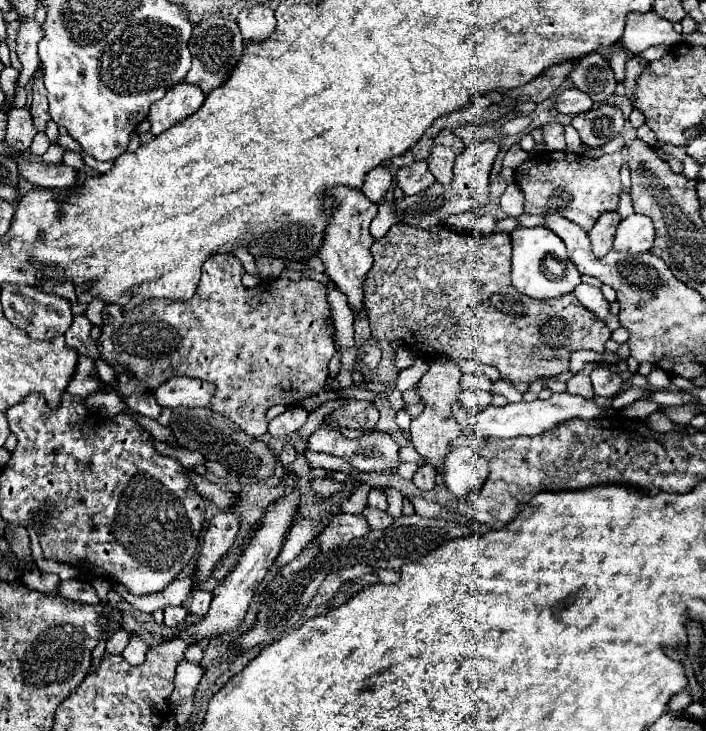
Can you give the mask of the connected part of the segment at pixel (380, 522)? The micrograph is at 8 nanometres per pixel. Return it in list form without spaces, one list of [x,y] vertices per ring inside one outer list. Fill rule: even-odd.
[[[366,506],[362,514],[368,520],[368,526],[372,530],[382,530],[382,528],[388,528],[392,524],[392,518],[388,516],[388,512],[382,512],[382,510],[372,508],[372,506]]]

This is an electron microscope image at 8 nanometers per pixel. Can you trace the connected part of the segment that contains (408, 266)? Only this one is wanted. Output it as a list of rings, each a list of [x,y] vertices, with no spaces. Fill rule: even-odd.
[[[394,224],[386,236],[374,240],[372,244],[372,256],[374,256],[374,266],[368,272],[368,278],[364,282],[364,304],[366,304],[366,316],[370,322],[370,330],[372,330],[372,338],[376,338],[378,342],[396,342],[400,346],[412,348],[412,350],[420,350],[418,356],[422,356],[424,360],[436,360],[436,358],[452,358],[452,360],[478,360],[482,364],[494,366],[498,368],[498,372],[508,378],[516,390],[526,392],[528,386],[532,382],[536,382],[538,378],[544,376],[558,376],[562,372],[568,370],[568,358],[572,352],[576,350],[594,350],[594,352],[604,352],[606,350],[606,342],[610,340],[610,330],[604,324],[602,318],[598,318],[596,314],[592,314],[590,310],[586,310],[578,298],[574,294],[566,294],[562,298],[552,298],[552,300],[534,300],[534,298],[526,298],[524,294],[520,294],[518,290],[512,288],[510,284],[510,258],[512,258],[512,244],[510,244],[510,234],[508,232],[494,232],[490,236],[482,236],[482,234],[470,234],[470,232],[454,232],[448,226],[432,226],[432,228],[414,228],[408,224]],[[406,286],[412,286],[412,292],[402,292]]]

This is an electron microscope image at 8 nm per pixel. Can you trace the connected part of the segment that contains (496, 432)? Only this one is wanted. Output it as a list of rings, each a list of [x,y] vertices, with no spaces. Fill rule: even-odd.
[[[552,394],[548,400],[534,400],[532,404],[528,402],[518,402],[518,404],[506,404],[504,408],[490,406],[484,412],[472,416],[474,428],[484,430],[484,436],[496,436],[496,438],[516,438],[516,436],[538,436],[544,434],[552,428],[556,428],[562,422],[568,422],[572,418],[580,420],[594,420],[602,416],[602,408],[594,400],[586,400],[582,396],[572,396],[572,394]]]

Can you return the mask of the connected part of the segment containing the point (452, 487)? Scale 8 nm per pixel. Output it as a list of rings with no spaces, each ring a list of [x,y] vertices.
[[[454,448],[448,454],[444,484],[454,498],[468,498],[488,478],[488,462],[472,448]]]

